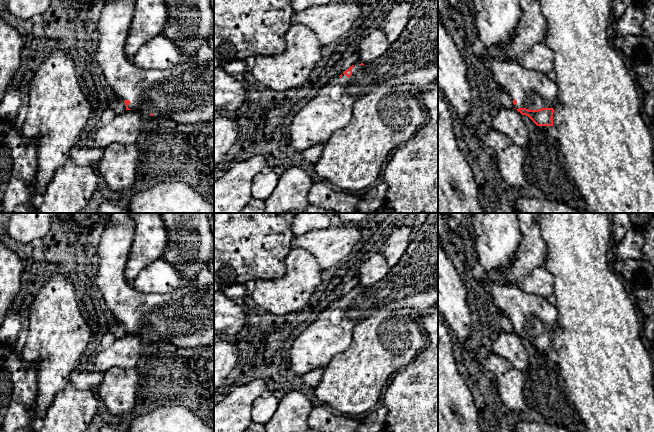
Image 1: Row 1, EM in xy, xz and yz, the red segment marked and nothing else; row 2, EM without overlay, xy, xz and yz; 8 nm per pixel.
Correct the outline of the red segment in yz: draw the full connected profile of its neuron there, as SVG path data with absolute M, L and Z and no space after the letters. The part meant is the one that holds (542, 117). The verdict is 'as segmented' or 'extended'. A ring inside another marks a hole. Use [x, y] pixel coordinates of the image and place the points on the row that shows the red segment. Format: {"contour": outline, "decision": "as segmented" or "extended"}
{"contour": "M491 58L489 65L495 71L495 81L513 100L514 109L528 116L537 126L553 126L553 107L559 90L552 76L527 70L518 60Z", "decision": "extended"}

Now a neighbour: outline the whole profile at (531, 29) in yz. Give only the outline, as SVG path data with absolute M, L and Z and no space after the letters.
M520 0L521 16L512 40L505 46L492 50L485 48L485 55L496 59L518 60L535 44L543 42L547 32L547 20L539 0Z

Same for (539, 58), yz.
M543 41L535 44L518 59L518 62L527 70L552 76L554 70L553 58L551 48Z

